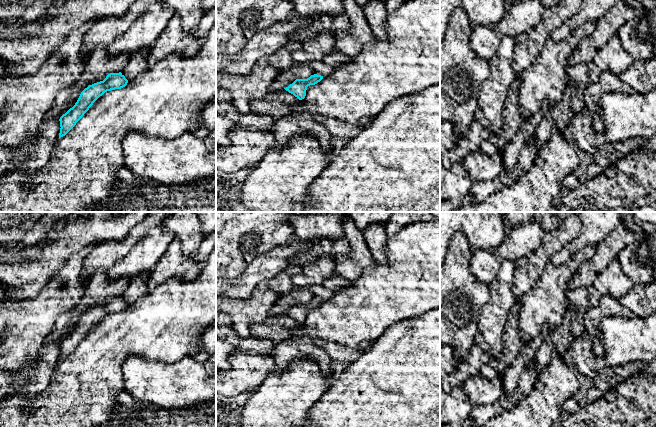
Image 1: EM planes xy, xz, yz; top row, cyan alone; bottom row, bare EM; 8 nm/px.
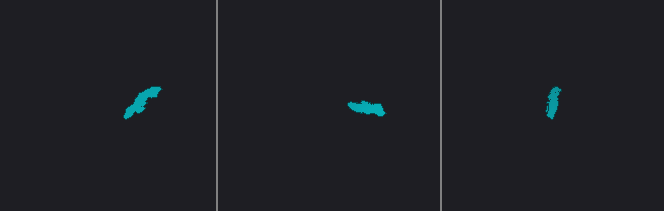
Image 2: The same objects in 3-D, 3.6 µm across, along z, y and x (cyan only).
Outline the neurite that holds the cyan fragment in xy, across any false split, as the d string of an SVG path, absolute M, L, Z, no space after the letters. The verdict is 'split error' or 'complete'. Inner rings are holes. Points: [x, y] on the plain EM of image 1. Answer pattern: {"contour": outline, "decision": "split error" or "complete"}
{"contour": "M121 296L110 297L103 305L94 307L85 312L81 316L75 329L60 341L61 352L59 362L65 360L76 349L100 320L107 315L121 313L125 311L127 307L128 304Z", "decision": "complete"}

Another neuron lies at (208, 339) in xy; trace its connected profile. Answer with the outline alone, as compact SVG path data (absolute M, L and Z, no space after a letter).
M216 322L204 330L200 342L202 351L209 354L210 357L208 361L211 362L216 369Z

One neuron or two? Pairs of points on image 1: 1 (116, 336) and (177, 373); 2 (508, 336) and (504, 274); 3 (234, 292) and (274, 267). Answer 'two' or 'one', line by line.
1: two
2: two
3: one

